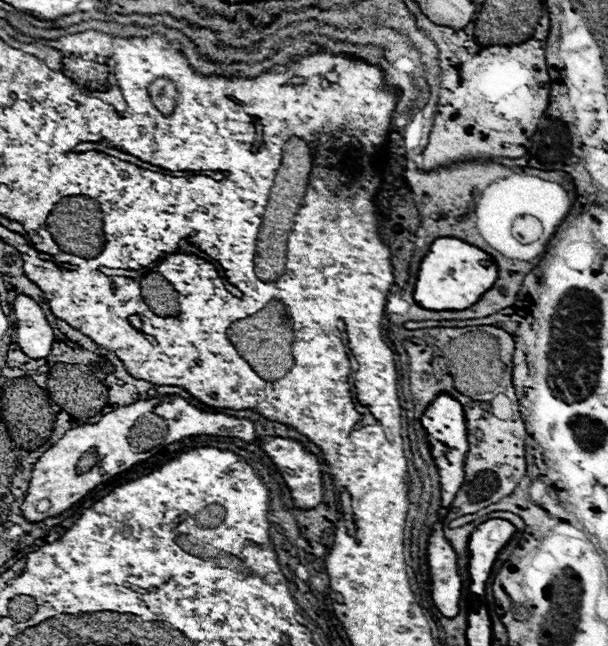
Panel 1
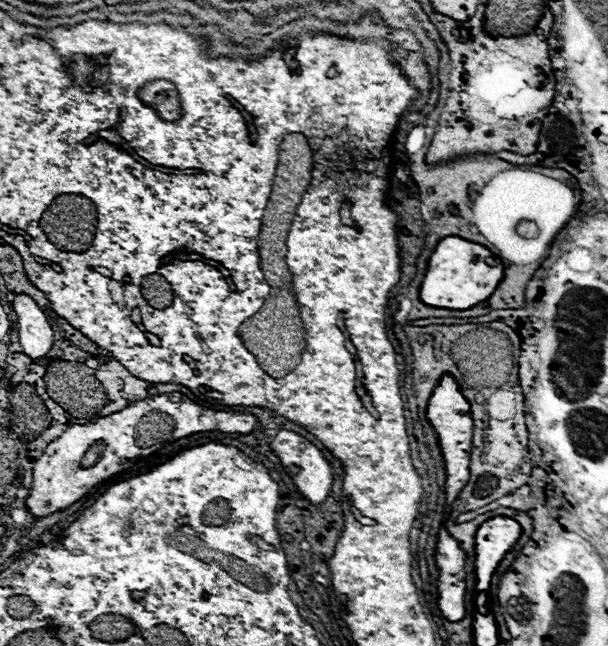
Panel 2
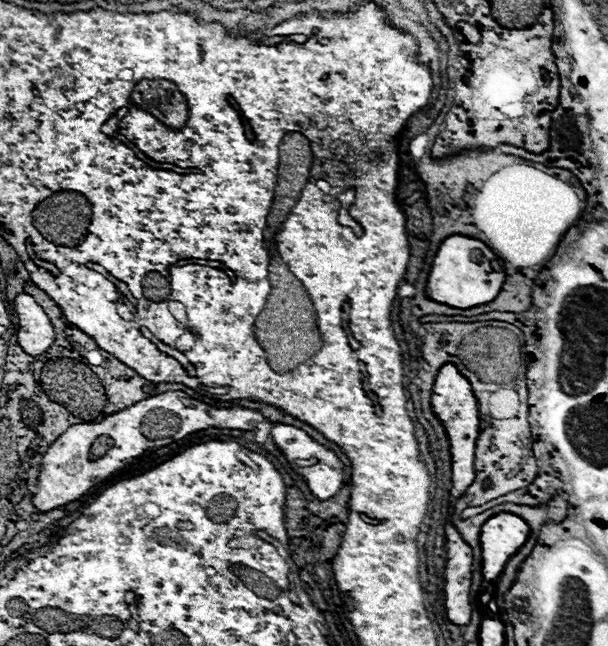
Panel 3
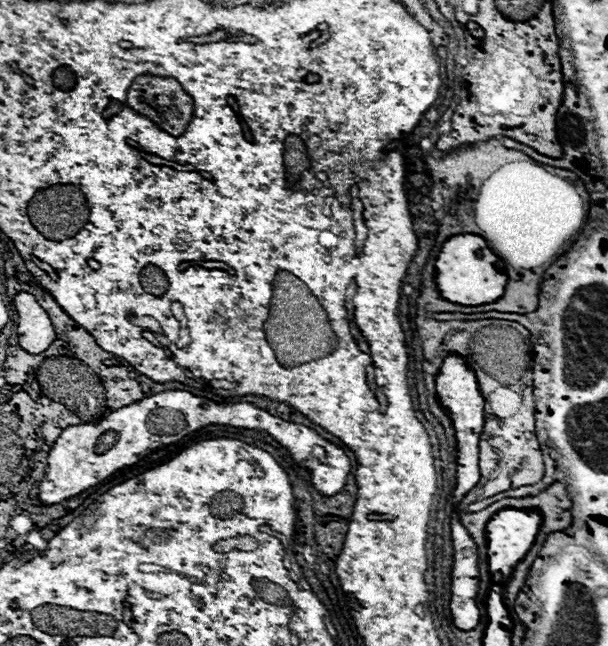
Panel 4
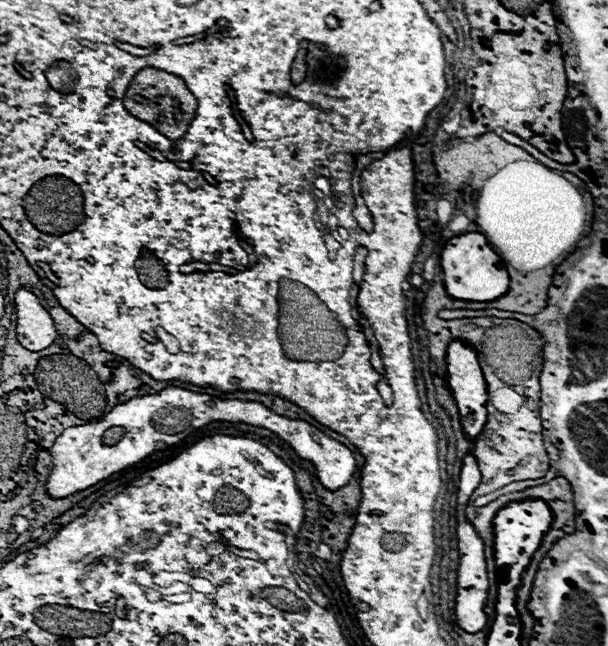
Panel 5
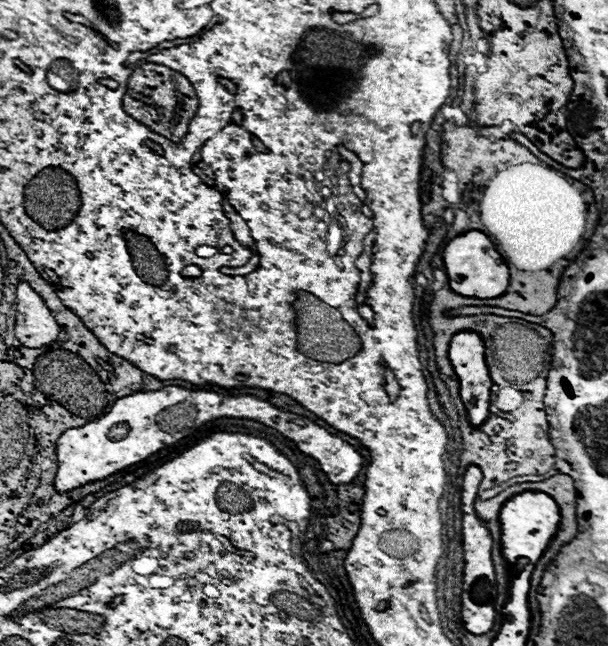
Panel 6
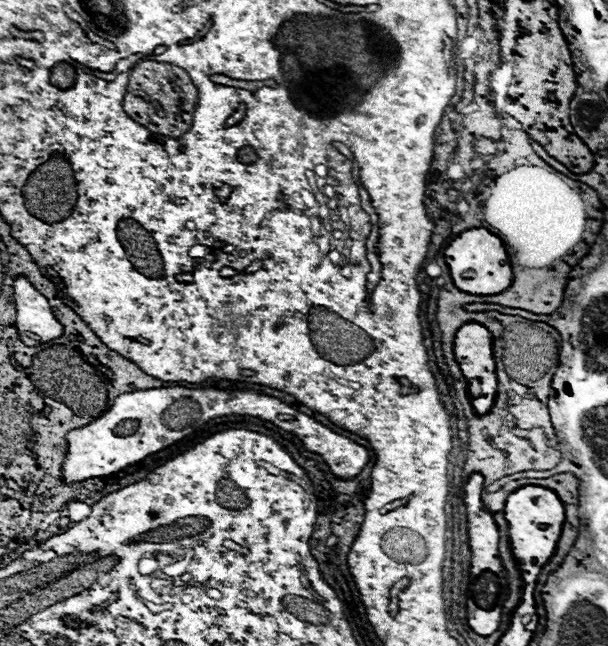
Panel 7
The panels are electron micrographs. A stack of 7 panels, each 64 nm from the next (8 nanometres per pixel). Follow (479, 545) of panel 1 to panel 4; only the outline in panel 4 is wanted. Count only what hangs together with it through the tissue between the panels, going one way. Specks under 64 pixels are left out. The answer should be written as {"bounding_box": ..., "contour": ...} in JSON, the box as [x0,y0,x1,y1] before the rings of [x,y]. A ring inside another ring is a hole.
{"bounding_box":[486,510,540,577],"contour":[[[500,510],[494,514],[486,526],[486,544],[488,544],[488,568],[490,572],[500,572],[505,577],[509,577],[515,568],[516,562],[524,558],[528,548],[532,546],[536,534],[538,534],[538,524],[540,516],[538,512],[524,512],[524,510]]]}

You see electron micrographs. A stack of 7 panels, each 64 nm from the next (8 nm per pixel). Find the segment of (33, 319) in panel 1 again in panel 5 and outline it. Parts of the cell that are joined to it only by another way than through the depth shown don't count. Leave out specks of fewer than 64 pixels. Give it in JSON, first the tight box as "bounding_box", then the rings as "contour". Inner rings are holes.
{"bounding_box":[14,288,58,352],"contour":[[[20,288],[16,292],[14,306],[16,306],[16,316],[18,316],[16,336],[18,336],[18,342],[26,350],[40,352],[58,338],[52,316],[32,292]]]}

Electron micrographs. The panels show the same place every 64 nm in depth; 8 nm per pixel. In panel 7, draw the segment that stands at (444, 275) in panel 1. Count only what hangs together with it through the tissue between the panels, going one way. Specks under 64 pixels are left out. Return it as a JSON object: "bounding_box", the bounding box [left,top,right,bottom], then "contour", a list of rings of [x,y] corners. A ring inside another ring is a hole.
{"bounding_box":[444,228,512,296],"contour":[[[470,228],[456,236],[444,250],[444,260],[450,268],[452,282],[458,290],[466,294],[478,294],[478,296],[492,296],[504,292],[512,282],[512,264],[510,256],[506,254],[502,240],[498,236],[492,236],[486,228]]]}

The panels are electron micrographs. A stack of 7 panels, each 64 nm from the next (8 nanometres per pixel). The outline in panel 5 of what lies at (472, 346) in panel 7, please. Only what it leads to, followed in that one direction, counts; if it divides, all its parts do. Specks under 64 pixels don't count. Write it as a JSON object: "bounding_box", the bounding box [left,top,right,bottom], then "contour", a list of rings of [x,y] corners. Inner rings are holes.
{"bounding_box":[446,342,488,440],"contour":[[[452,342],[448,352],[446,352],[446,386],[448,386],[450,394],[452,394],[452,400],[458,406],[464,436],[468,440],[476,440],[476,436],[482,432],[482,428],[486,424],[488,392],[486,392],[486,382],[482,378],[480,364],[476,360],[476,352],[470,346],[462,344],[462,342]]]}

